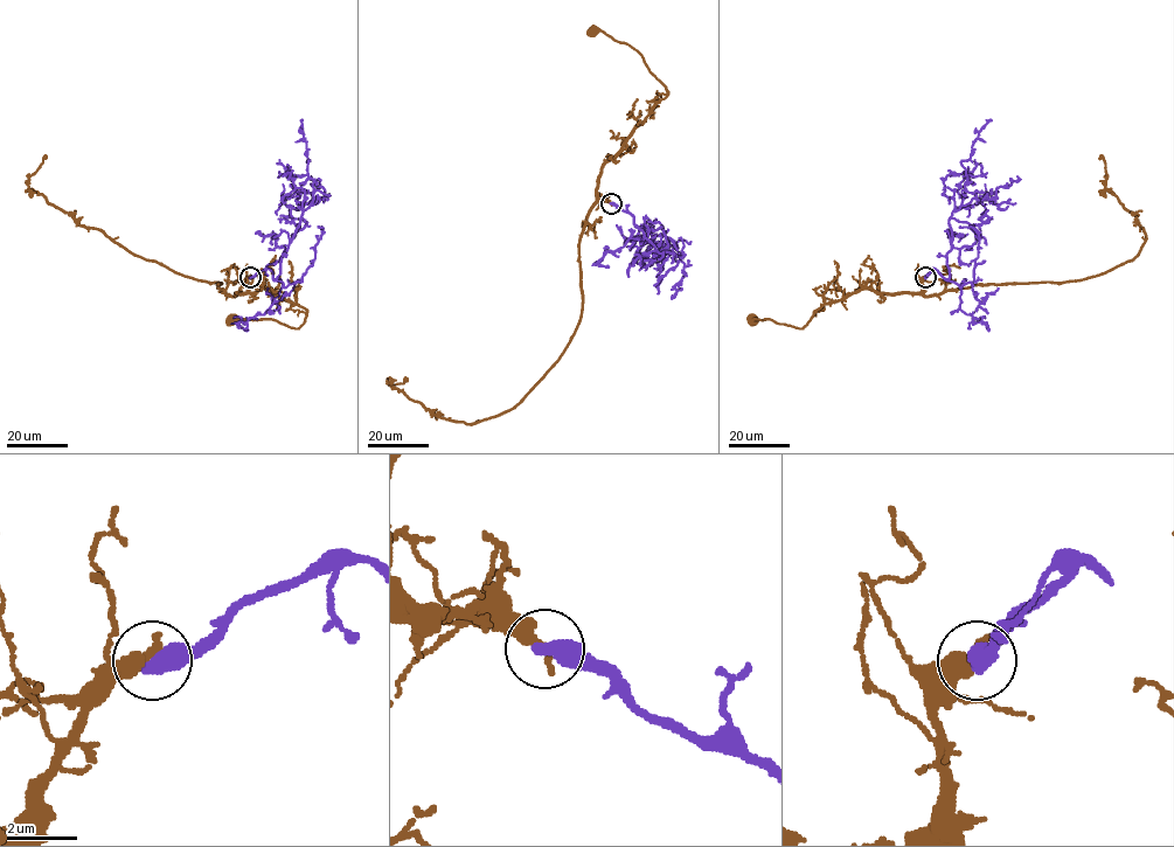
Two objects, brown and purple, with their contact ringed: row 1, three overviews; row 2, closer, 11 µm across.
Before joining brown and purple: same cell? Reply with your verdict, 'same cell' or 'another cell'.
another cell

